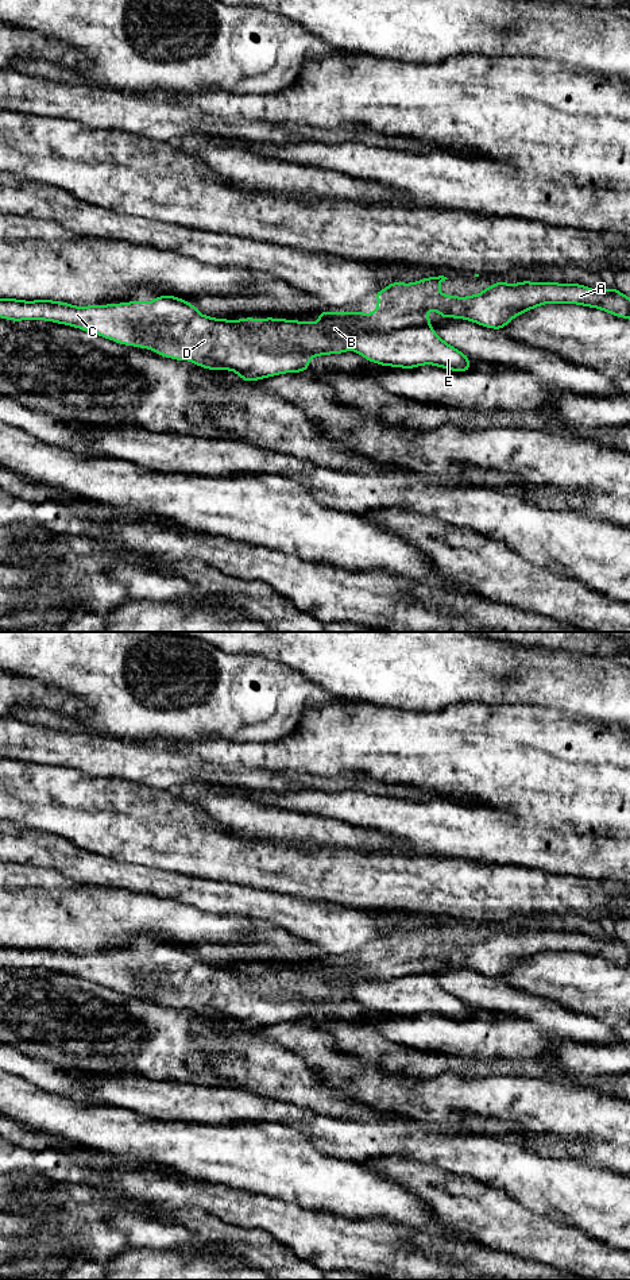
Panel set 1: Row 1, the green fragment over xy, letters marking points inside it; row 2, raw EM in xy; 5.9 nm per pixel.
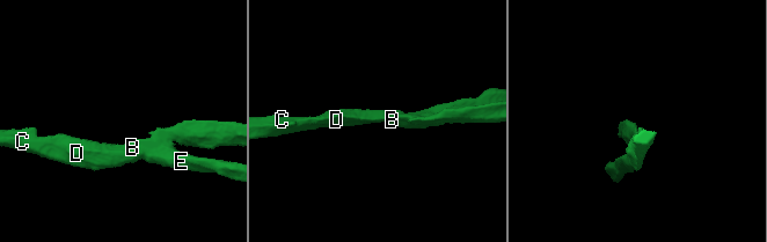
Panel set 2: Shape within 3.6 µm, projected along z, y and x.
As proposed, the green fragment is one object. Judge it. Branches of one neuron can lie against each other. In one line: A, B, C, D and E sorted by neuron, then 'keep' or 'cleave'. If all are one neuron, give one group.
A B C D / E | cleave

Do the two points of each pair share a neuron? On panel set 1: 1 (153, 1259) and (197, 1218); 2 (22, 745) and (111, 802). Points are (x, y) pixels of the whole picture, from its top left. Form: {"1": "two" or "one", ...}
{"1": "two", "2": "two"}

